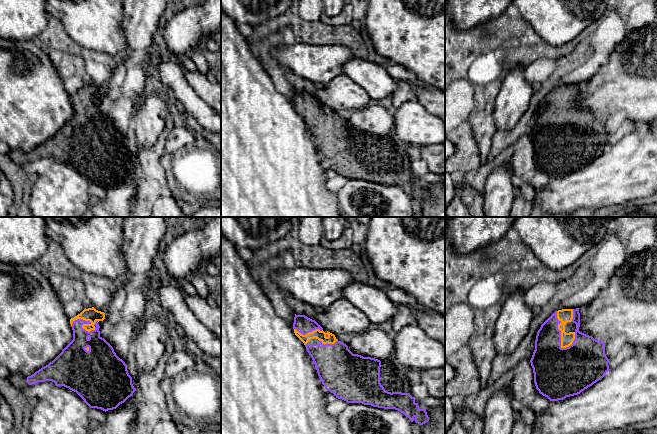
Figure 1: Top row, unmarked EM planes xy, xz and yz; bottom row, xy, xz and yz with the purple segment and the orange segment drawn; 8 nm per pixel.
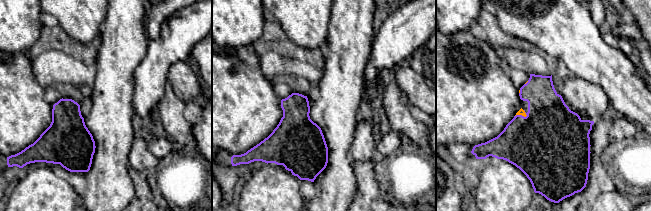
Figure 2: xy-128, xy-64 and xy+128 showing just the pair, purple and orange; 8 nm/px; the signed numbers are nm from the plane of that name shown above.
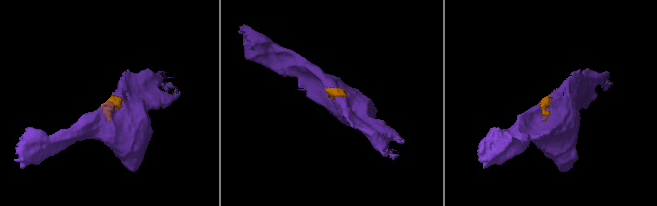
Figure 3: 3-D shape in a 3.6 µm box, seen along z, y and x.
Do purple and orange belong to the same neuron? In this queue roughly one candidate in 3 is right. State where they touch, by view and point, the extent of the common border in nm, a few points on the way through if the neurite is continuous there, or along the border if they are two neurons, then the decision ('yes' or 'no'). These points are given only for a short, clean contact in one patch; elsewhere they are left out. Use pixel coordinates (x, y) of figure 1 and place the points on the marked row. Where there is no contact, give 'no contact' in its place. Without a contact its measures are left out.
contact yz (560, 331); length 320 nm; yes

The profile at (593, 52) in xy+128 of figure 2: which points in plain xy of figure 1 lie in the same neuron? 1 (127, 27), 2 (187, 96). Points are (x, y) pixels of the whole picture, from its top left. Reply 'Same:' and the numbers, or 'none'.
Same: 2

